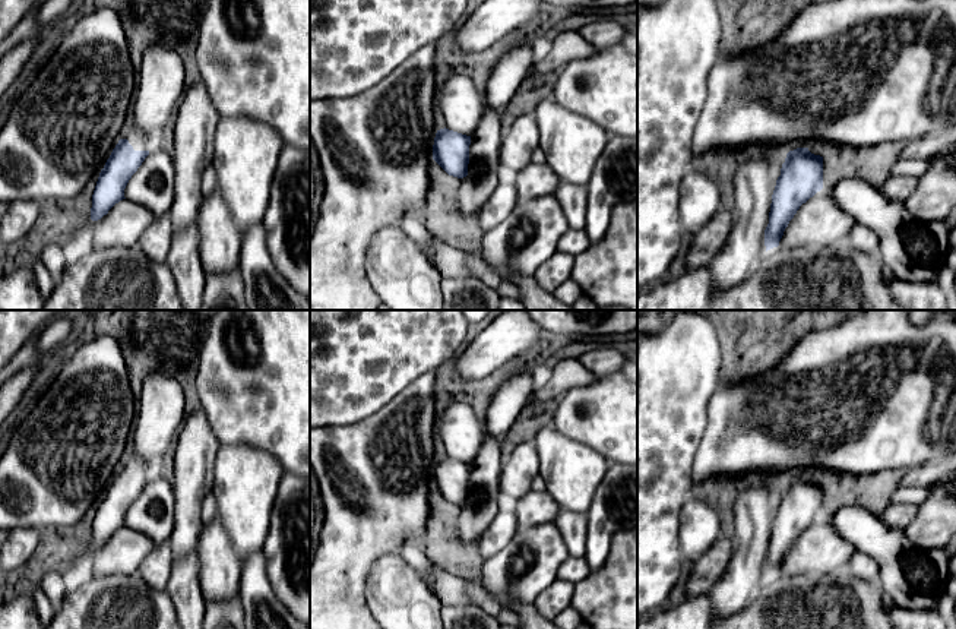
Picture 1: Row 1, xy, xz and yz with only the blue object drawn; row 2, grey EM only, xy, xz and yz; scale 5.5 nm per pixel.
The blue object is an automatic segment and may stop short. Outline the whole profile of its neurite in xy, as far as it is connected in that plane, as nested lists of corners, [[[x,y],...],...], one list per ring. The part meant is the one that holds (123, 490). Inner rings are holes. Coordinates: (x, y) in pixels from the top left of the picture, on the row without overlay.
[[[130,455],[118,468],[99,500],[94,522],[91,547],[98,549],[124,525],[124,516],[149,480],[158,474],[149,462]]]

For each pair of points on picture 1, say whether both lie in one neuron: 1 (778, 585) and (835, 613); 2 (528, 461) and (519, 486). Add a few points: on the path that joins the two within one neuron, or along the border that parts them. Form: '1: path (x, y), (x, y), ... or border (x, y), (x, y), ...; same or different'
1: path (793, 600), (806, 613), (820, 613); same
2: path (522, 467), (519, 470), (519, 480); same

